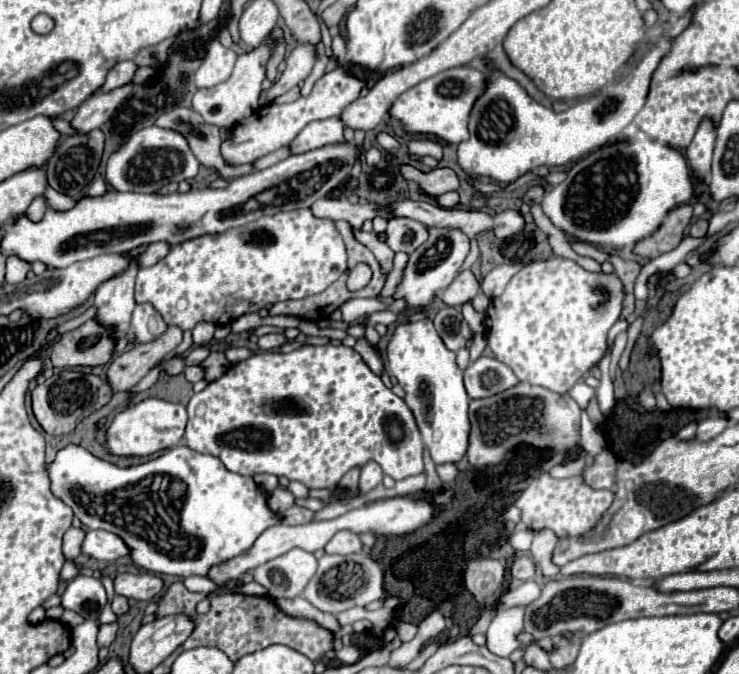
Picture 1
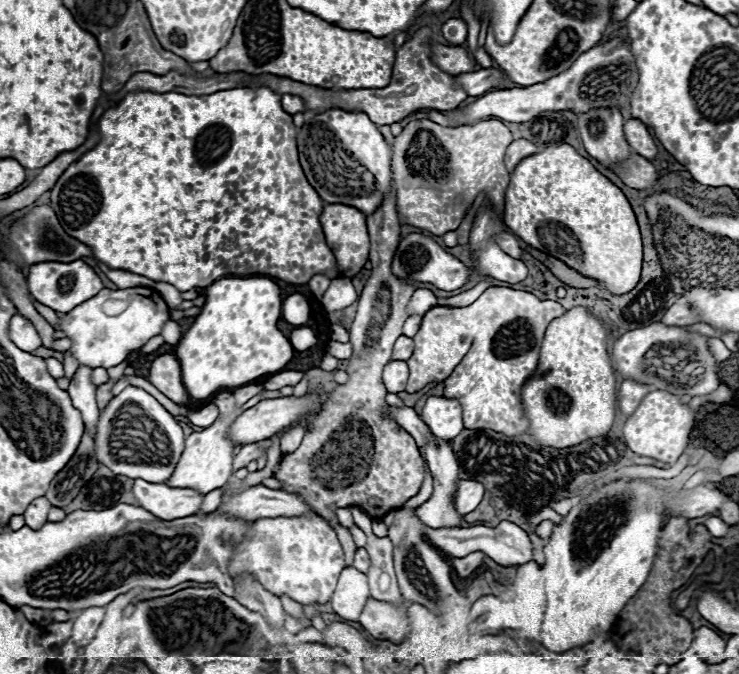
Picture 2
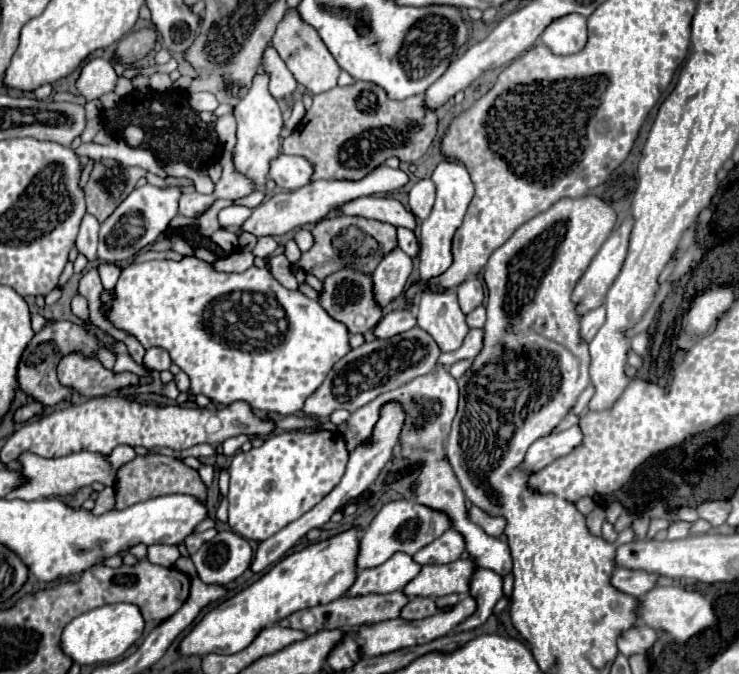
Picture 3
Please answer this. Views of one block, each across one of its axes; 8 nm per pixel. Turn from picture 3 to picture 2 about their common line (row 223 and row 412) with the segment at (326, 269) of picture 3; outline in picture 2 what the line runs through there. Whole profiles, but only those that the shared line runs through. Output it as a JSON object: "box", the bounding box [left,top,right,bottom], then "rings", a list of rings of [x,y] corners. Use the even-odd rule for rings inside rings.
{"box":[276,182,424,566],"rings":[[[394,182],[382,204],[366,216],[366,222],[372,242],[372,274],[358,298],[358,314],[350,328],[350,342],[354,346],[354,354],[346,368],[350,380],[334,388],[322,410],[310,420],[310,428],[298,450],[284,456],[280,470],[276,472],[276,478],[284,482],[284,490],[300,494],[312,508],[324,514],[324,518],[334,520],[336,534],[346,554],[346,566],[352,564],[356,544],[352,542],[350,532],[338,526],[334,508],[356,504],[370,516],[380,518],[416,496],[424,480],[424,458],[414,438],[384,416],[388,404],[384,402],[386,388],[382,382],[382,370],[392,360],[396,338],[402,336],[402,324],[408,318],[406,308],[414,292],[412,286],[398,280],[390,270],[400,240]]]}

